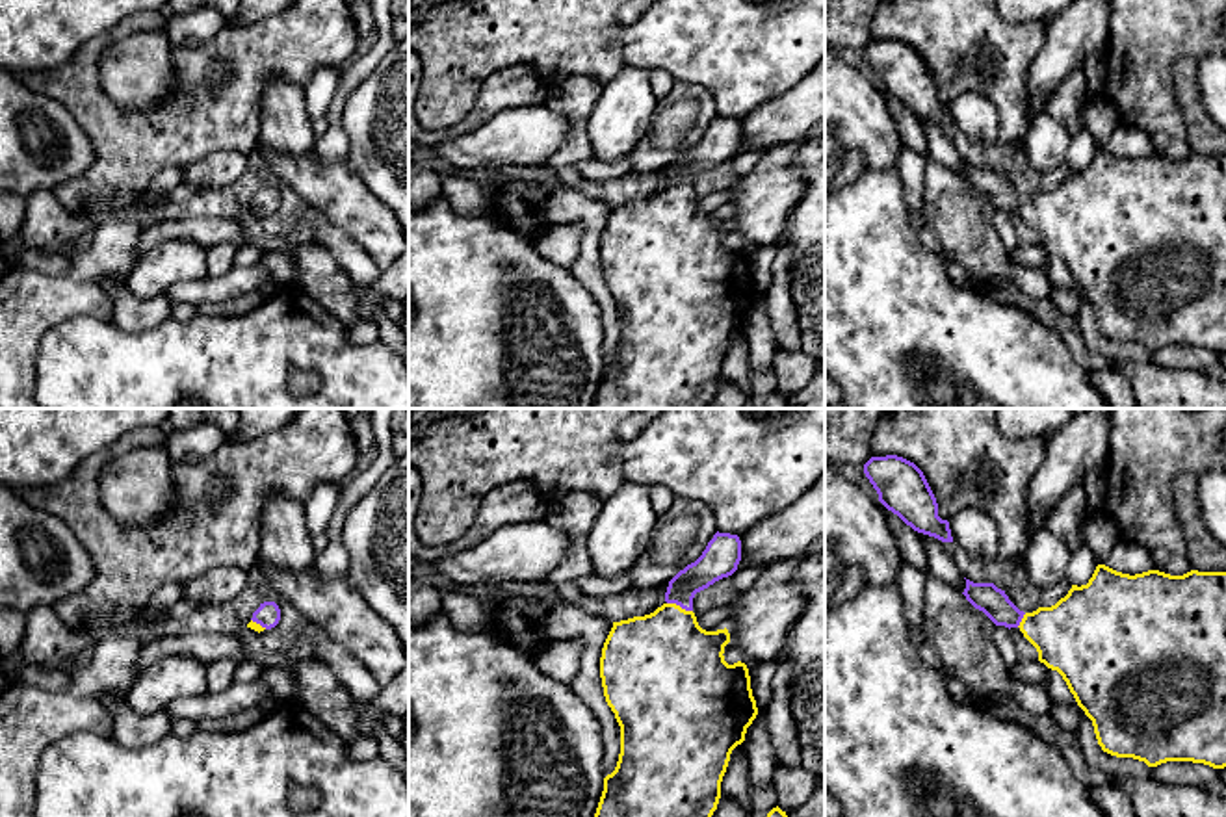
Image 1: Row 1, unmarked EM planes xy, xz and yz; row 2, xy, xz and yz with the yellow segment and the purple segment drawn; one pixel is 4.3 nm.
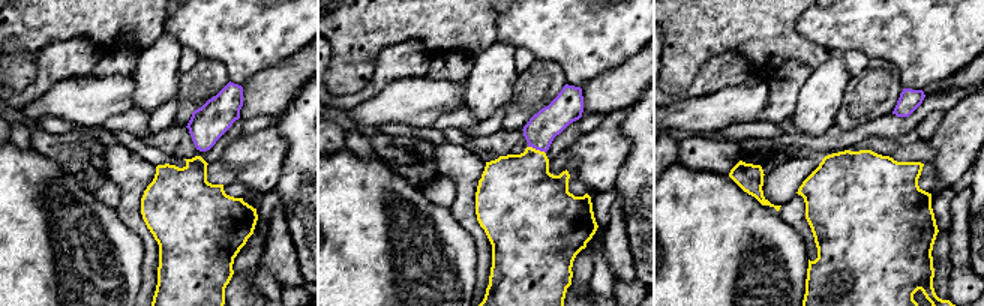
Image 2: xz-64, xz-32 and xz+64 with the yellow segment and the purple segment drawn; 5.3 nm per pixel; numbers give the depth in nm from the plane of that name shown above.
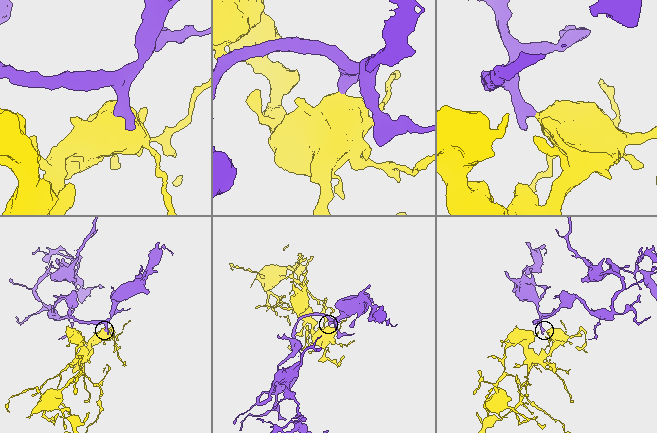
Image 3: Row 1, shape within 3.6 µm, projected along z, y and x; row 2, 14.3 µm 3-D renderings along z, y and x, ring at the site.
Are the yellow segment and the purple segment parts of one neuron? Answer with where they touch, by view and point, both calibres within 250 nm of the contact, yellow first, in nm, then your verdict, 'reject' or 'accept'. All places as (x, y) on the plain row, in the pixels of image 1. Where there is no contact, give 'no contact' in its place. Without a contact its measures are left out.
meets yellow in xz at (678, 190); 440 nm thick on the yellow side, 140 nm on the other; accept

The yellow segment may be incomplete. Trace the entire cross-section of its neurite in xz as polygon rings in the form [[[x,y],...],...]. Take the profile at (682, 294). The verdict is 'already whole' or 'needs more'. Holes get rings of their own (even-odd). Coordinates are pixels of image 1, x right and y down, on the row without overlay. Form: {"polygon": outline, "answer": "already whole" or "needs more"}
{"polygon": [[[717,115],[702,139],[669,165],[661,191],[645,201],[613,206],[602,232],[600,262],[606,286],[620,310],[620,338],[615,355],[604,362],[593,408],[706,408],[717,394],[730,338],[745,325],[758,292],[747,249],[724,245],[728,214],[702,214],[693,197],[693,182],[715,165],[732,160],[739,145],[739,121]]], "answer": "needs more"}

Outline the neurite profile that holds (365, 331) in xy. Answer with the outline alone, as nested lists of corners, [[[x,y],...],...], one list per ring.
[[[359,319],[357,323],[347,327],[347,338],[357,345],[373,344],[379,340],[379,331],[375,321]]]

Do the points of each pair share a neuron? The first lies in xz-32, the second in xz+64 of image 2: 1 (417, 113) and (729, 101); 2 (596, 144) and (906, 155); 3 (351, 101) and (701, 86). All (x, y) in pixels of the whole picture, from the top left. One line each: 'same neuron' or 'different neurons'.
1: same neuron
2: different neurons
3: same neuron

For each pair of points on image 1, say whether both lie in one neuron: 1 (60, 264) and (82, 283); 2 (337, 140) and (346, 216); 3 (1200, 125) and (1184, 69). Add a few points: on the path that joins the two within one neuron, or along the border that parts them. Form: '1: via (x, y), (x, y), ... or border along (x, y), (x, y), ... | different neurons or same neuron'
1: border along (69, 257), (69, 266), (58, 273), (21, 270) | different neurons
2: border along (314, 151), (326, 164), (346, 158) | different neurons
3: via (1193, 112), (1186, 82) | same neuron

